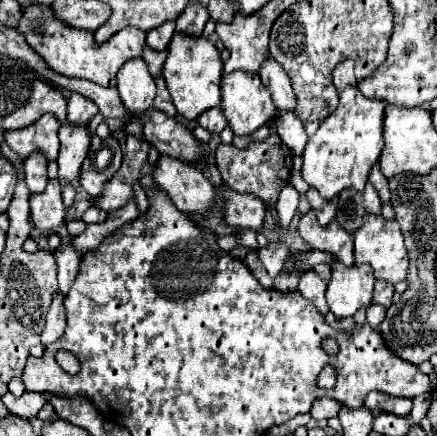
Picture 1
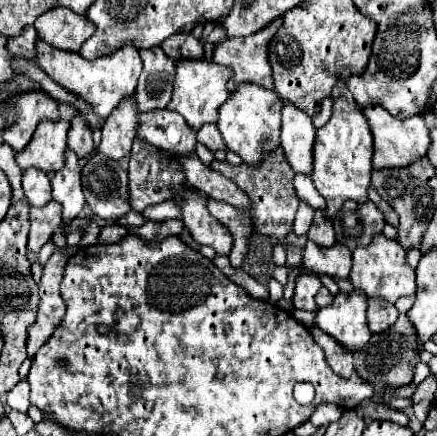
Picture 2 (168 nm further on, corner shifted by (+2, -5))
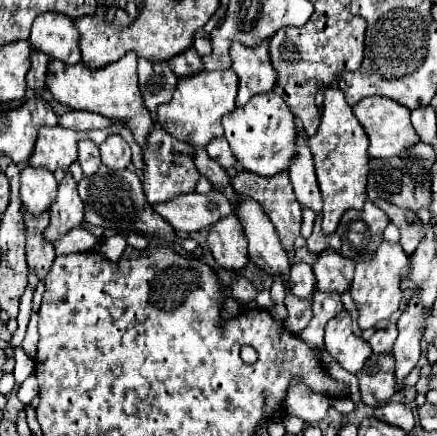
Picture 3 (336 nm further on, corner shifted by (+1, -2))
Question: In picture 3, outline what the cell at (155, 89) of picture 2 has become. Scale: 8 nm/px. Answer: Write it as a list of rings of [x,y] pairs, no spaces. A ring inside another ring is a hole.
[[[139,60],[139,88],[151,114],[155,114],[161,104],[171,100],[175,86],[177,78],[173,78],[167,62]]]

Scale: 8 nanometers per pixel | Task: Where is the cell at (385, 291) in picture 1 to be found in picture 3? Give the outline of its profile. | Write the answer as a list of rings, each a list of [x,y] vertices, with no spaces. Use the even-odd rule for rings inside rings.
[[[391,322],[391,324],[387,324],[385,328],[375,330],[375,334],[369,338],[369,346],[373,348],[375,354],[391,352],[395,338],[397,338],[397,326]]]

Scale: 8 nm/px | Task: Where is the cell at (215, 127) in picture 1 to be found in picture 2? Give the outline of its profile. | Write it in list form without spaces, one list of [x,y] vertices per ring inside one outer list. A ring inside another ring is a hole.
[[[208,123],[204,125],[200,131],[198,131],[198,141],[204,143],[210,151],[216,151],[216,149],[224,149],[224,141],[222,141],[222,135],[218,131],[218,127],[214,123]]]

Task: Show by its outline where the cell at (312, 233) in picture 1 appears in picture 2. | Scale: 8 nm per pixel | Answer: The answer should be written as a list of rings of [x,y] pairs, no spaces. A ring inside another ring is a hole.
[[[308,239],[304,245],[304,261],[302,263],[316,273],[348,277],[352,259],[350,259],[350,249],[342,243],[334,243],[332,247],[320,247]]]

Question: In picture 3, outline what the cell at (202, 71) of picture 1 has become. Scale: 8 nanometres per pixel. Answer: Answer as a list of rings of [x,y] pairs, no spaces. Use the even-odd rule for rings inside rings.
[[[203,70],[201,74],[195,74],[195,78],[185,78],[185,82],[177,84],[173,100],[157,108],[157,122],[173,138],[187,142],[191,146],[205,148],[213,138],[223,136],[221,118],[235,110],[237,88],[239,80],[233,70],[221,70],[221,72]]]

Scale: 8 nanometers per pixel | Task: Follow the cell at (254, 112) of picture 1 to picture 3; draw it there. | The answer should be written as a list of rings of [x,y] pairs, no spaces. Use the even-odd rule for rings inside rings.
[[[275,92],[251,98],[249,106],[243,106],[241,110],[235,108],[233,114],[223,118],[223,128],[225,140],[229,142],[237,162],[245,170],[259,176],[275,176],[279,172],[289,172],[289,166],[297,156],[297,126],[295,116]]]

